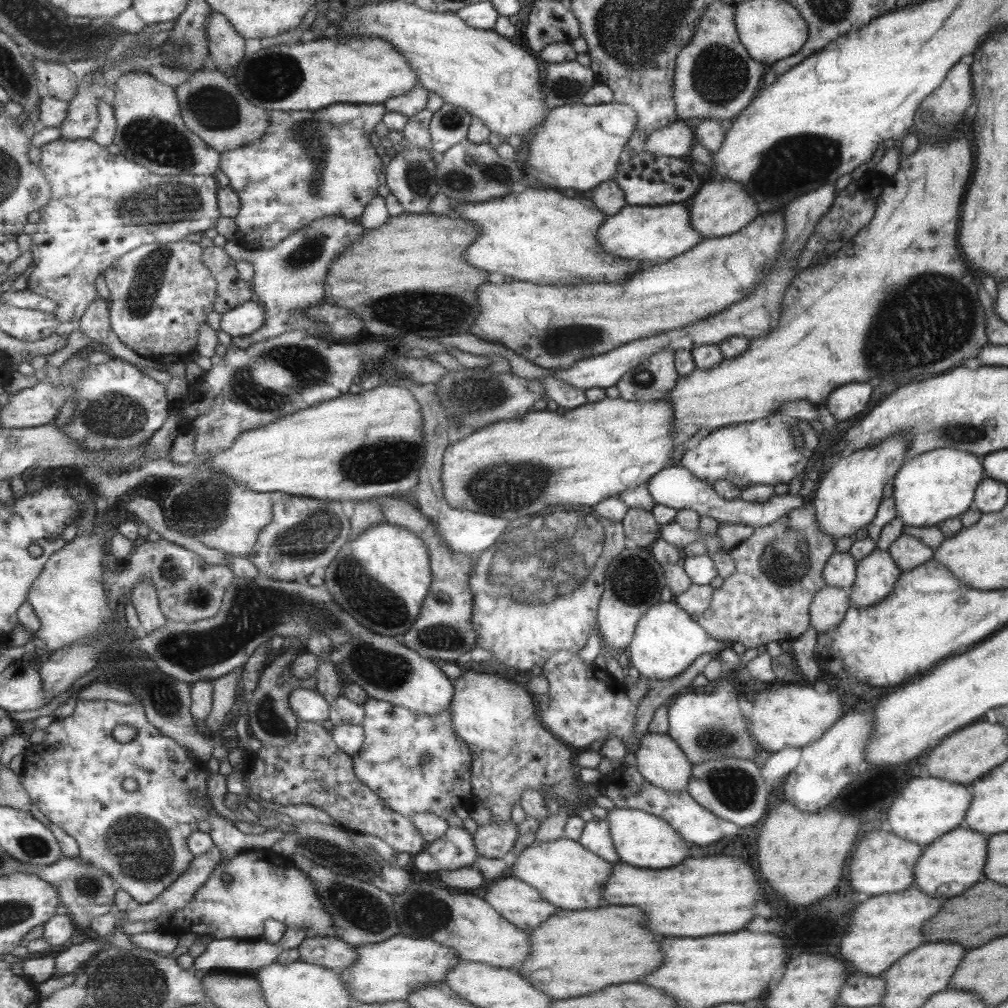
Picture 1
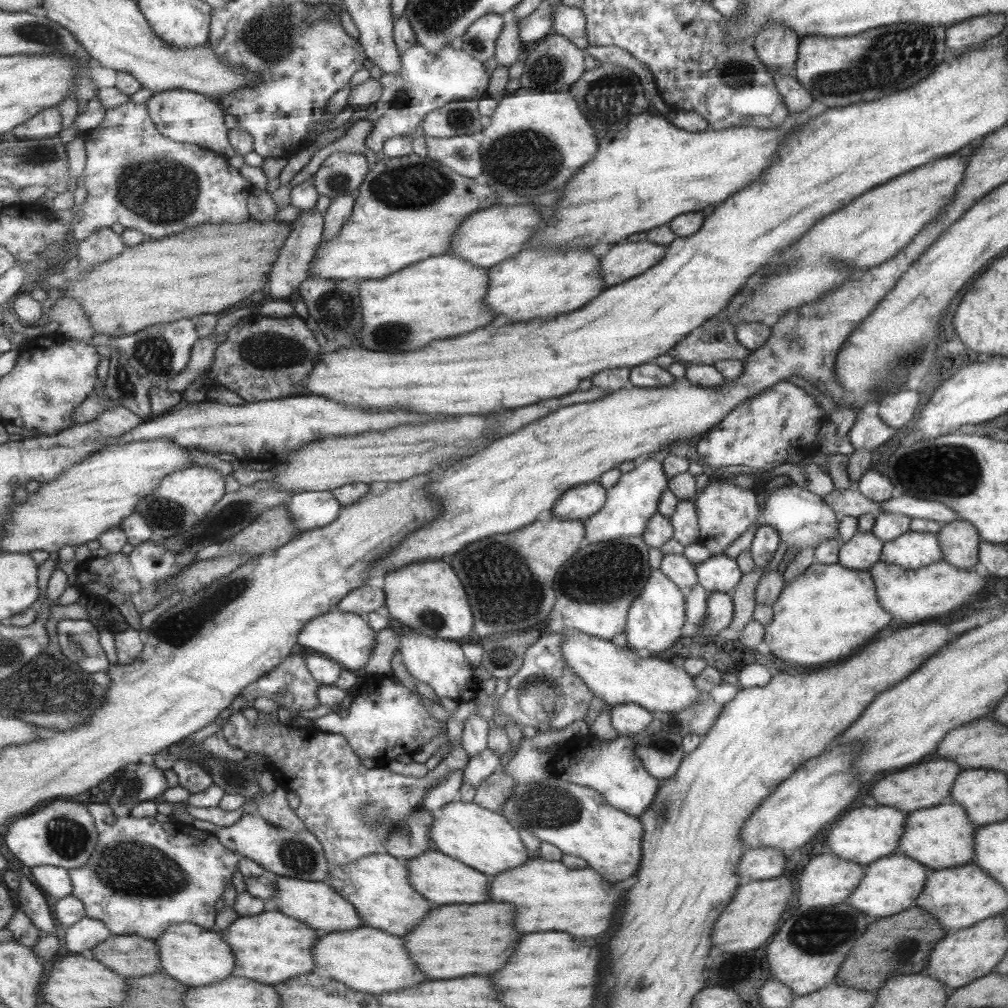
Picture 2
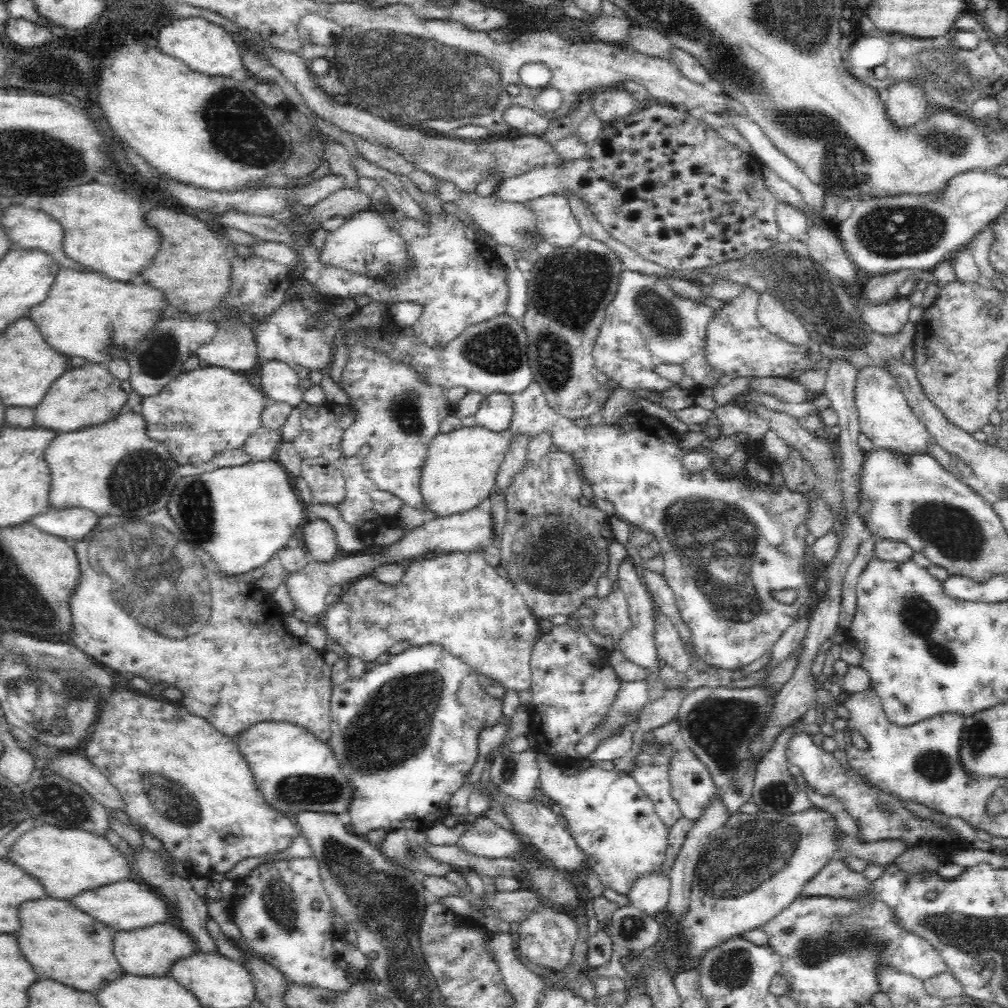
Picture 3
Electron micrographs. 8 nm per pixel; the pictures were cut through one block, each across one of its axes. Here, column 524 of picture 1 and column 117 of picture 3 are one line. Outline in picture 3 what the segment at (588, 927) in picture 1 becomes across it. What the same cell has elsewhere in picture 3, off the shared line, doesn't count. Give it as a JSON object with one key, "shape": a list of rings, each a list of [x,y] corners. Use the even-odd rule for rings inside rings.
{"shape":[[[50,897],[28,900],[18,908],[20,928],[14,932],[20,954],[32,966],[36,980],[52,978],[70,988],[92,992],[102,988],[104,982],[112,982],[124,971],[118,966],[110,950],[110,932],[104,924],[92,920],[92,916],[80,912],[64,899]]]}

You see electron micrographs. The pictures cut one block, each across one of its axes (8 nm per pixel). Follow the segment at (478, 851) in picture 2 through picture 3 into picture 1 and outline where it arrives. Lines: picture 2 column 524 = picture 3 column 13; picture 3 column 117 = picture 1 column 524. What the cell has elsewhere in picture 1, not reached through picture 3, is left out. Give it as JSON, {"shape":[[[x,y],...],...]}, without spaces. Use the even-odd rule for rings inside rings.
{"shape":[[[565,836],[553,841],[535,841],[521,855],[517,855],[517,861],[509,872],[509,875],[532,884],[545,900],[565,910],[597,908],[601,902],[601,886],[609,874],[609,862],[601,862],[601,858],[596,853],[589,852],[579,840],[571,840]]]}

